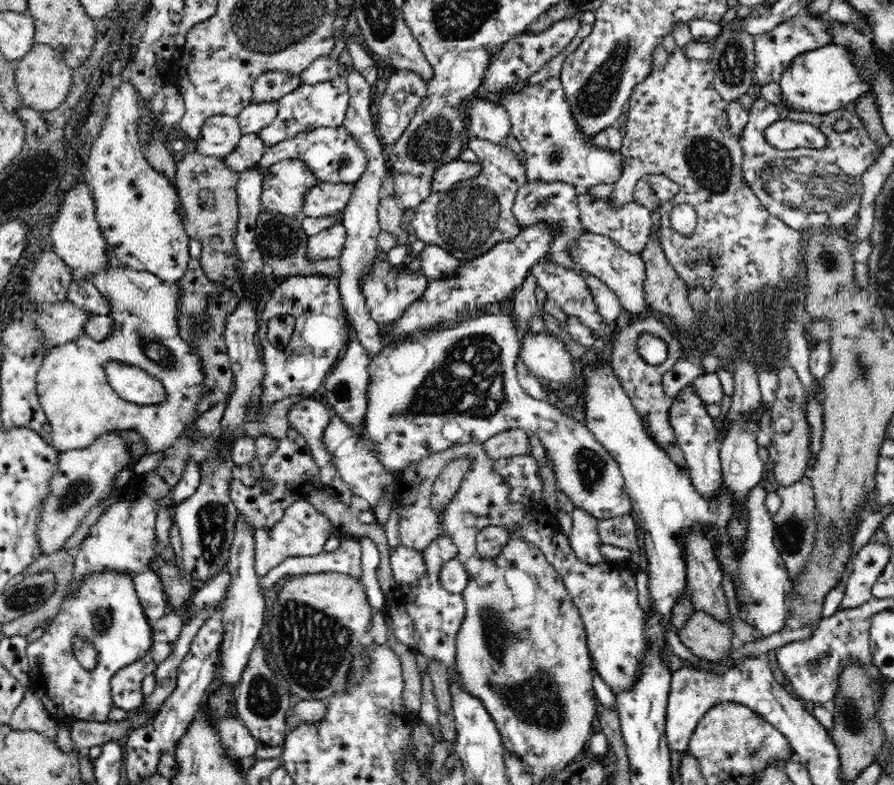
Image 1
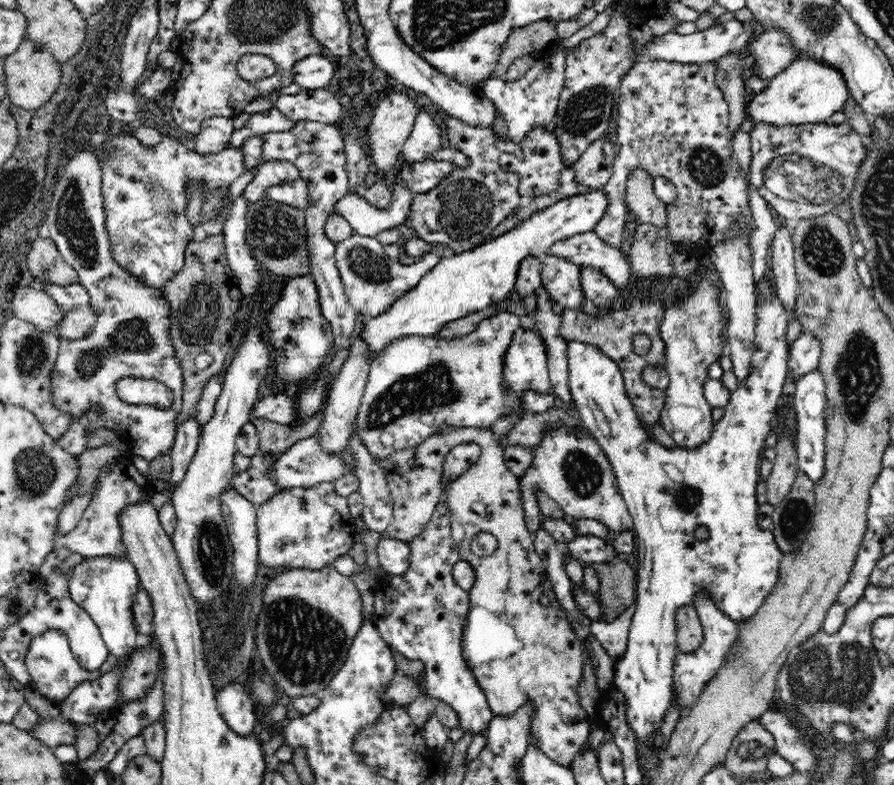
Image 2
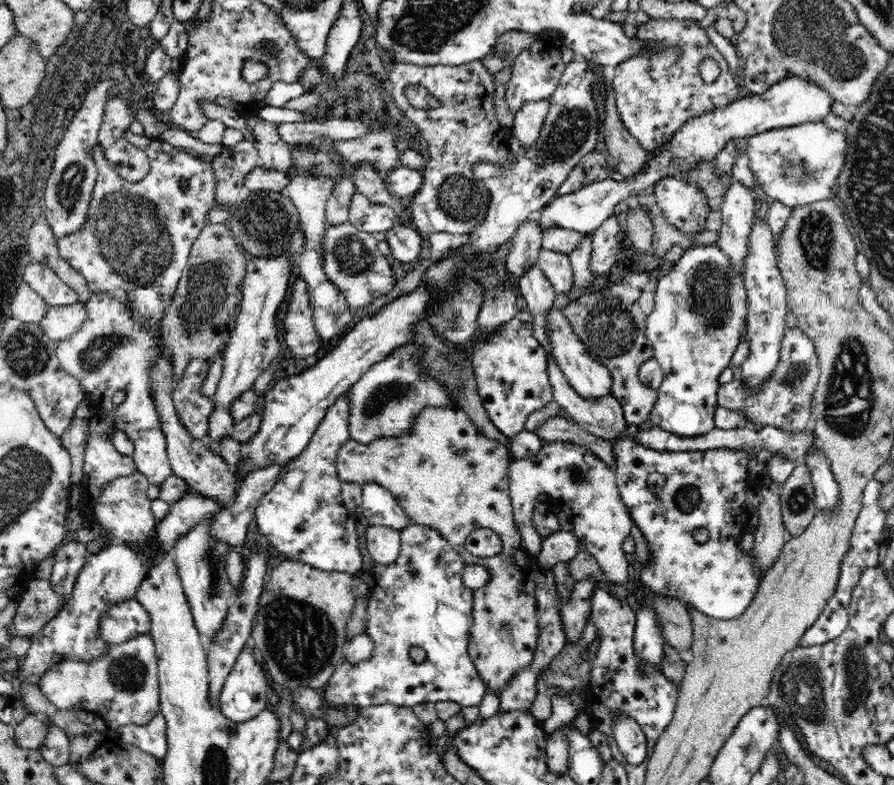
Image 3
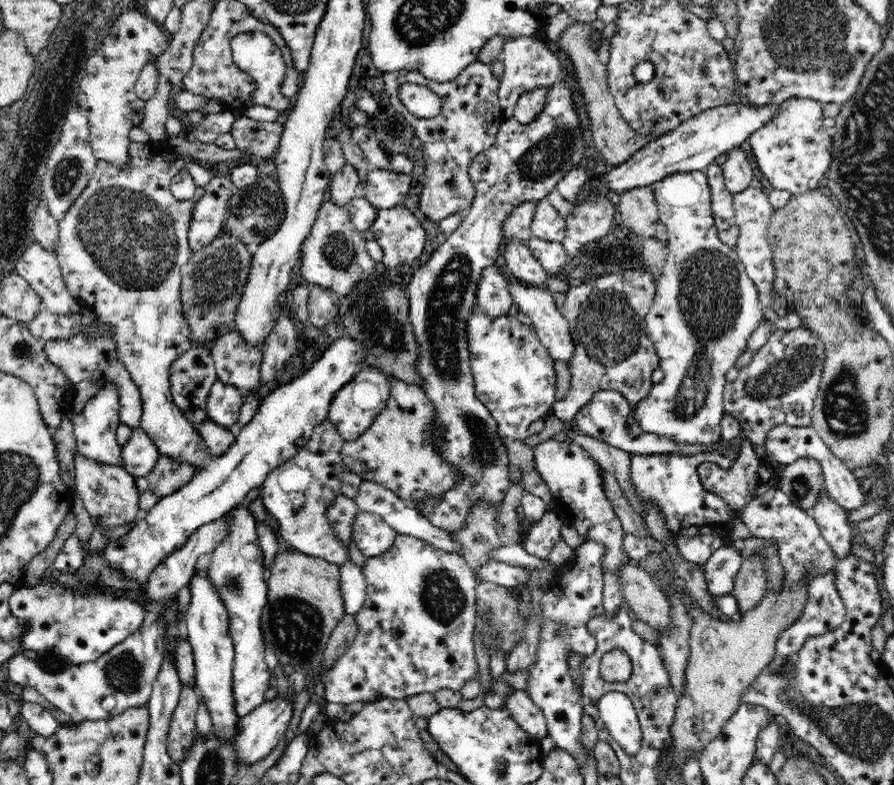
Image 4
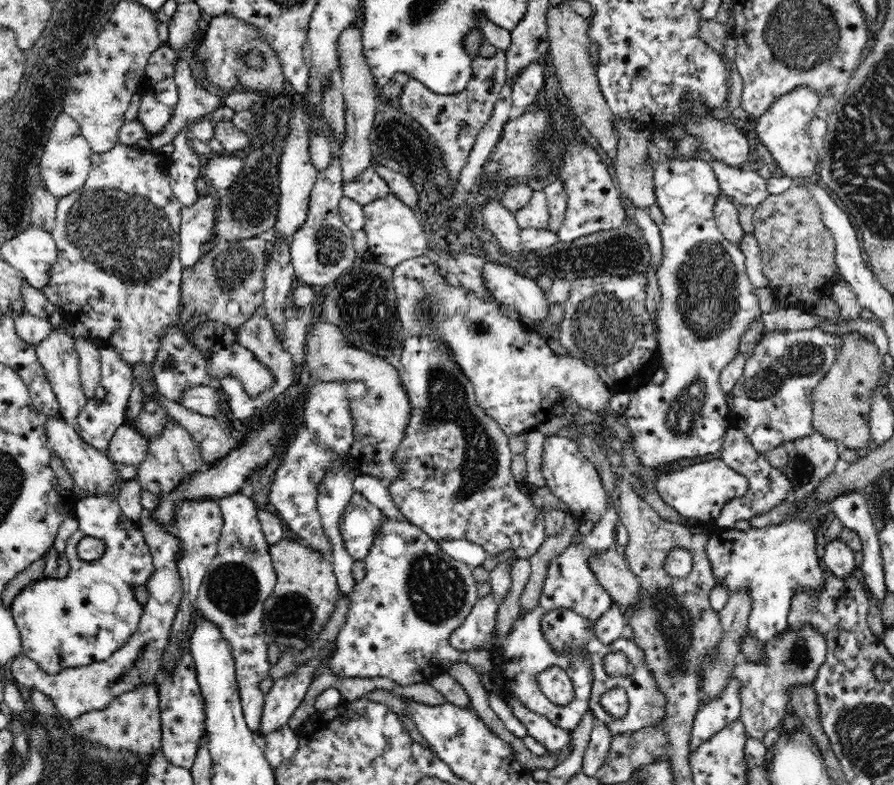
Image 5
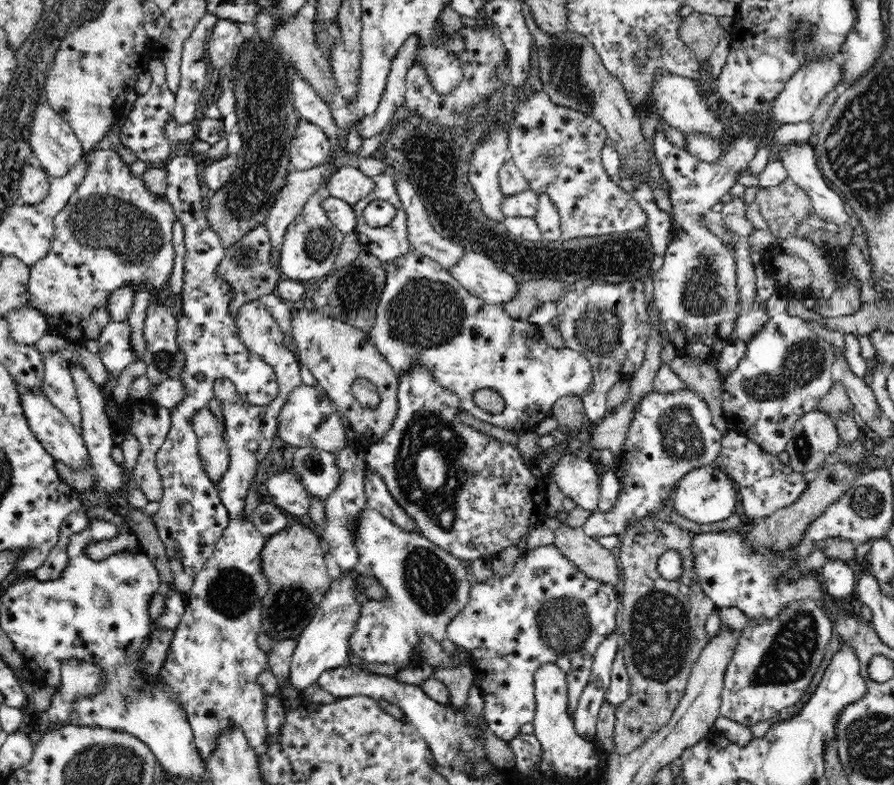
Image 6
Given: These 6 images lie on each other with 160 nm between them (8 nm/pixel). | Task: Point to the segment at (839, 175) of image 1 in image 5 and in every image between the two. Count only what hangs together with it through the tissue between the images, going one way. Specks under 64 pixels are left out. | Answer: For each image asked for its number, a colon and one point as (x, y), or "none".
2: (800, 170)
3: (796, 165)
4: (793, 150)
5: (781, 129)

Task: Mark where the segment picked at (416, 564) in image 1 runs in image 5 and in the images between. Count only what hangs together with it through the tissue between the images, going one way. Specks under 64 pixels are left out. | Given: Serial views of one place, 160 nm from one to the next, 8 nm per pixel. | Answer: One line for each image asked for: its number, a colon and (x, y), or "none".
2: (393, 554)
3: (383, 543)
4: (373, 536)
5: (362, 520)

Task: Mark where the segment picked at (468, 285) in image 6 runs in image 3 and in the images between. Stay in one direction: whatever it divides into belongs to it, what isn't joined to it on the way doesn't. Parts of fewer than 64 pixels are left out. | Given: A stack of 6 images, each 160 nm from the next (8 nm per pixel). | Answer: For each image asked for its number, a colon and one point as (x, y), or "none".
3: (589, 379)
4: (552, 329)
5: (508, 287)

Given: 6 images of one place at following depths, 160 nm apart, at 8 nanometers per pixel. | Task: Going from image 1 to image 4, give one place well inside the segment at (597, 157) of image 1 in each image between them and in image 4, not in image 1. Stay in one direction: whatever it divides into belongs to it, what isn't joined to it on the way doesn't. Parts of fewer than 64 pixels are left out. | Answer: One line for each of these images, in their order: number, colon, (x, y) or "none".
2: (529, 102)
3: (536, 73)
4: (529, 63)

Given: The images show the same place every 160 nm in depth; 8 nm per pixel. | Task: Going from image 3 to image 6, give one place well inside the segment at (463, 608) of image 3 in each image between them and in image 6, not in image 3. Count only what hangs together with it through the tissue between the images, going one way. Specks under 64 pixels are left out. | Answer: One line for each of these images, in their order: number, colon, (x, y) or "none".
4: (416, 627)
5: (413, 596)
6: (426, 587)

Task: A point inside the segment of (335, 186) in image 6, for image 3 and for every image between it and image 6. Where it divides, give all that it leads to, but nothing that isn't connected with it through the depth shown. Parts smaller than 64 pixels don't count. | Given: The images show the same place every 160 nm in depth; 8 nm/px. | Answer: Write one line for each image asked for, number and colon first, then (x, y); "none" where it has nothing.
3: (402, 182)
4: (384, 188)
5: (368, 186)

